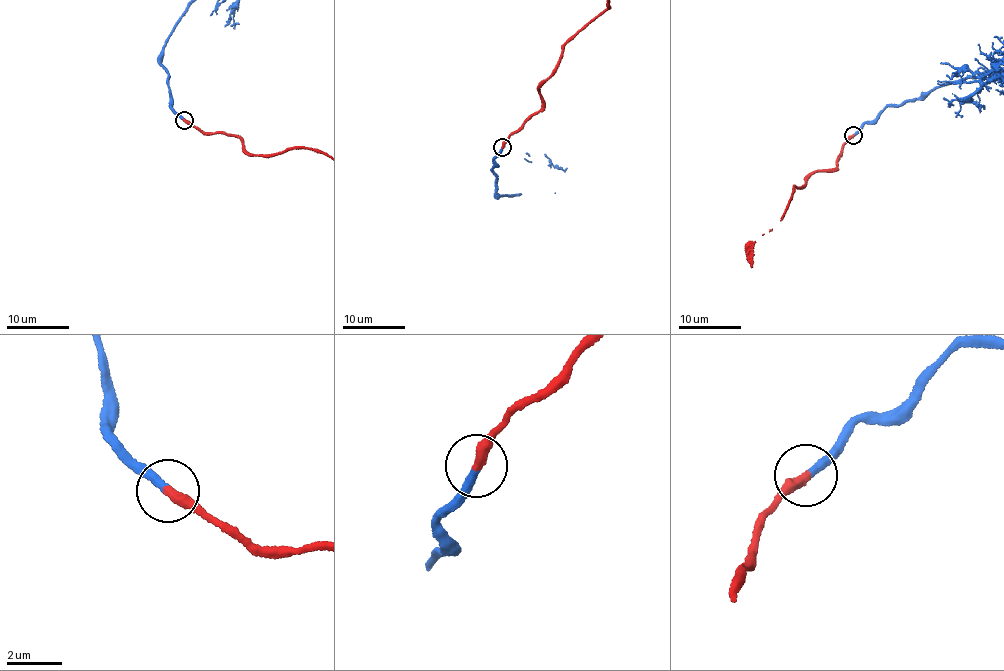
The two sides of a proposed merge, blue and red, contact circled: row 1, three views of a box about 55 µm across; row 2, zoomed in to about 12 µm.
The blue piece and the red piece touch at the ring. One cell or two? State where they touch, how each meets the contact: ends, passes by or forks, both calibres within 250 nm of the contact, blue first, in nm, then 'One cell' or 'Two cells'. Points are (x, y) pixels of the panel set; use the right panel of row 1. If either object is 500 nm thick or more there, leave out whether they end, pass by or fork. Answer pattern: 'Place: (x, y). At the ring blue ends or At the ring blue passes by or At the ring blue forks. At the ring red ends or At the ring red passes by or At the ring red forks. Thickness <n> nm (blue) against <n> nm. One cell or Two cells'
Place: (853, 135). At the ring blue ends. At the ring red ends. Thickness 300 nm (blue) against 380 nm. One cell

